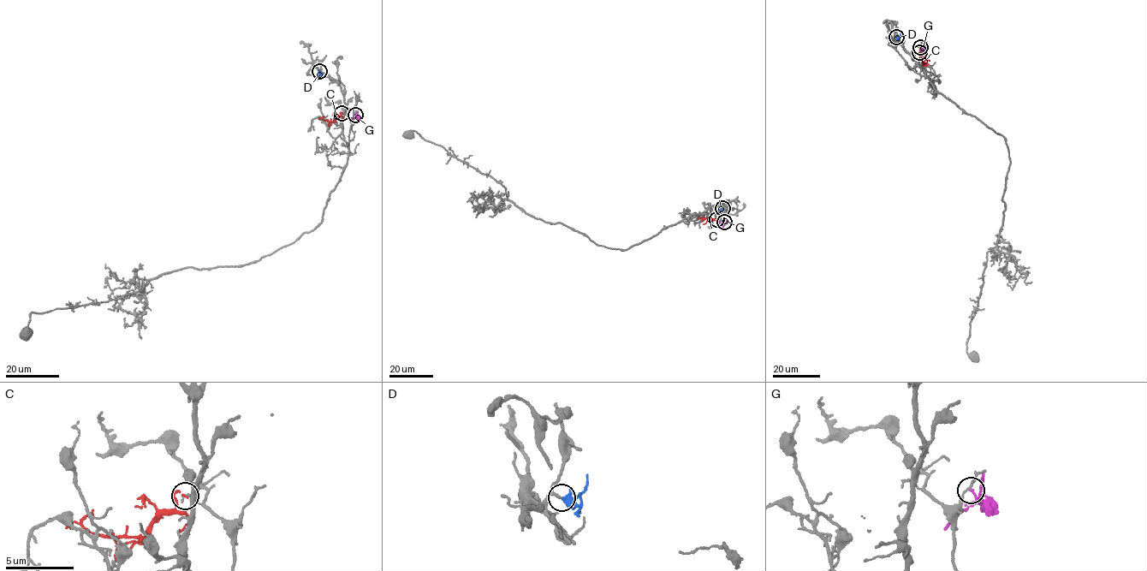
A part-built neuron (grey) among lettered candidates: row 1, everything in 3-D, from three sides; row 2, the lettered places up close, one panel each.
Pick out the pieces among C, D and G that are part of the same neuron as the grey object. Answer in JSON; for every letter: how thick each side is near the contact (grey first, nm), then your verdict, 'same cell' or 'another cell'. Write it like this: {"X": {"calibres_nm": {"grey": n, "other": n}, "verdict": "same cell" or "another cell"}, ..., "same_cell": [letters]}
{"C": {"calibres_nm": {"grey": 170, "other": 150}, "verdict": "another cell"}, "D": {"calibres_nm": {"grey": 140, "other": 280}, "verdict": "another cell"}, "G": {"calibres_nm": {"grey": 130, "other": 160}, "verdict": "another cell"}, "same_cell": []}

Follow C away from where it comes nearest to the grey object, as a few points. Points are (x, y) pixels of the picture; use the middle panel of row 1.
C: (716, 219), (699, 216)

